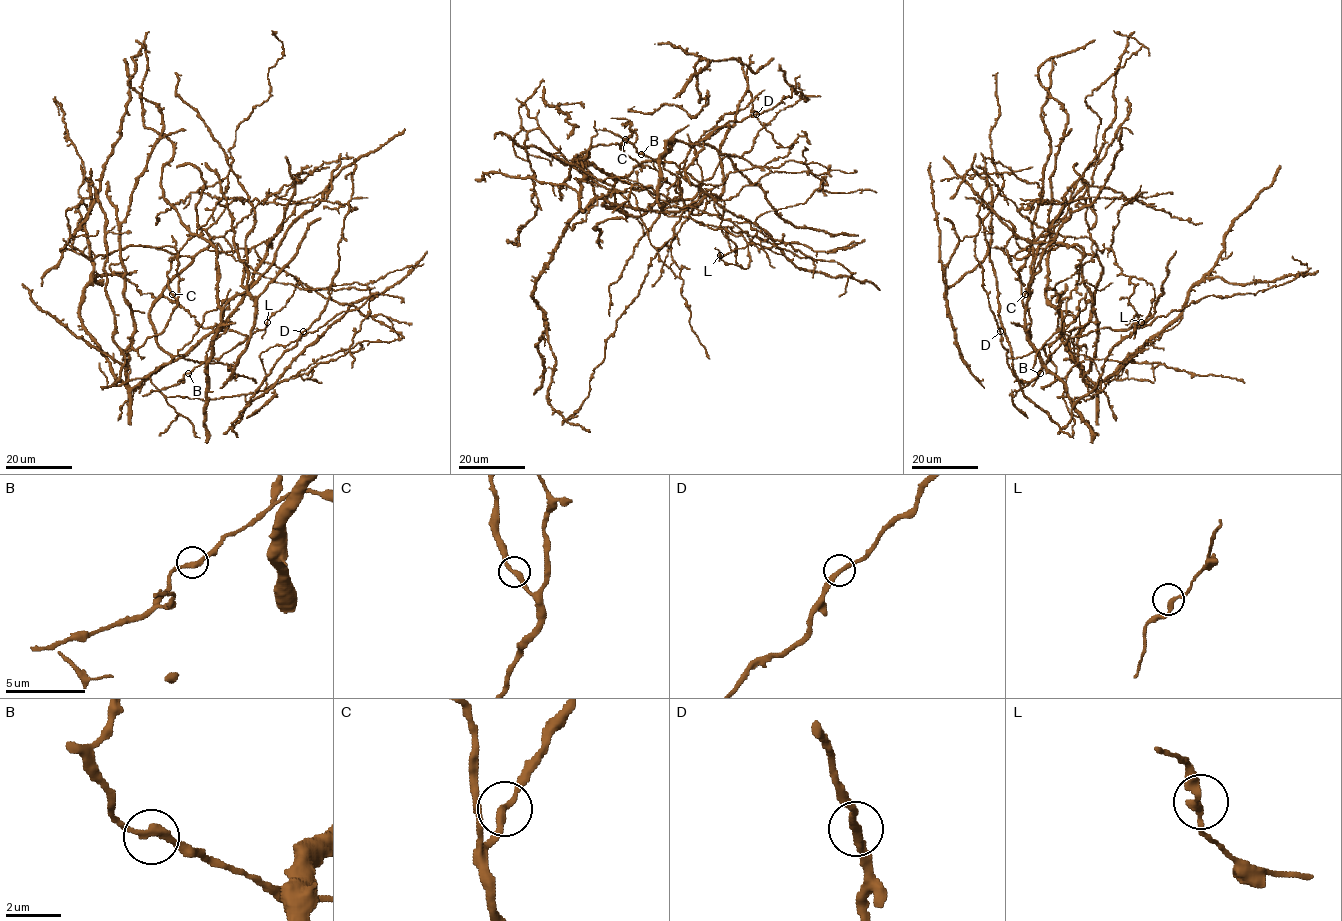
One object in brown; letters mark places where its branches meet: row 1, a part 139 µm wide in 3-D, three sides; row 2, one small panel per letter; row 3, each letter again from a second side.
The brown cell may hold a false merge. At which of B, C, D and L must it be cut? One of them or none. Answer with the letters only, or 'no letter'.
no letter

